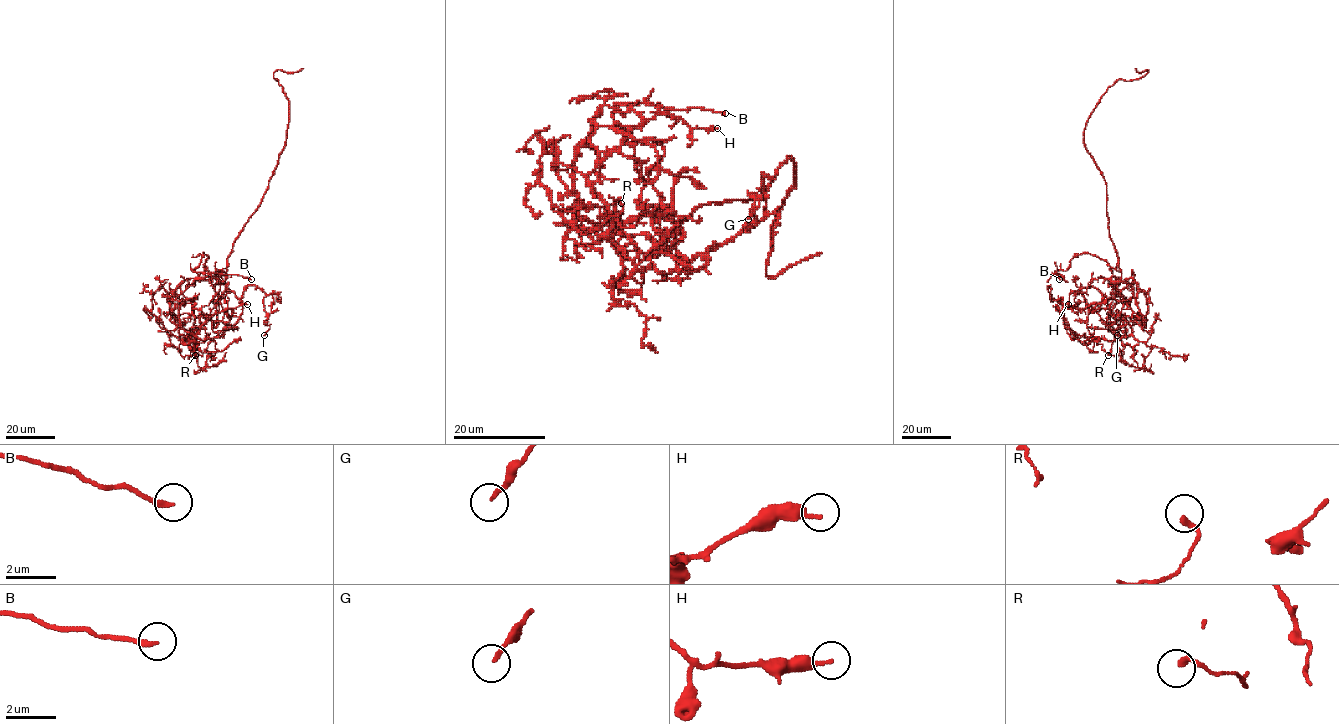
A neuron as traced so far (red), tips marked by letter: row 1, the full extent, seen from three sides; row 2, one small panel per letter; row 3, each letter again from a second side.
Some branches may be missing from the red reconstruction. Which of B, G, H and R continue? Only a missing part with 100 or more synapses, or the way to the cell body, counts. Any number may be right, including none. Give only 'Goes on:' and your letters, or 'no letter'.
Goes on: no letter

